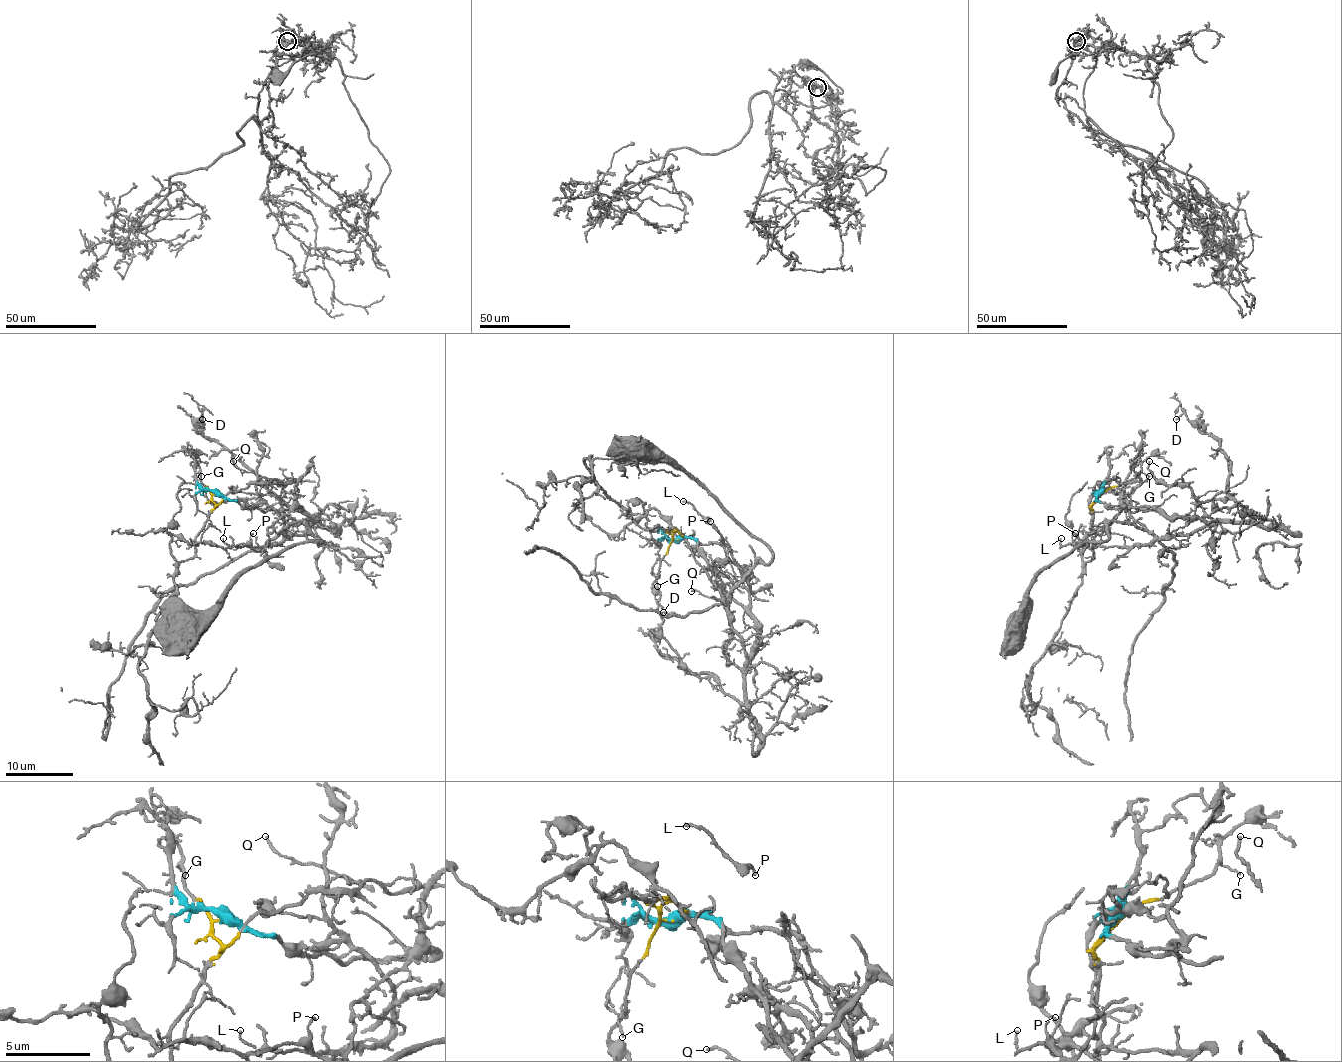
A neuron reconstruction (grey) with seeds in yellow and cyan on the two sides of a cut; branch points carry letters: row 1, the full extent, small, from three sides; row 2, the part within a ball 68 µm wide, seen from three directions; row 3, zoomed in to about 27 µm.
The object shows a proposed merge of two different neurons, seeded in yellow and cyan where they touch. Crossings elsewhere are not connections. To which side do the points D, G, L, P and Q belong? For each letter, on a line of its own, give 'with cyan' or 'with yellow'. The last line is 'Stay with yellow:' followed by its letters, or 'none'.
D: with cyan
G: with yellow
L: with cyan
P: with cyan
Q: with cyan
Stay with yellow: G

